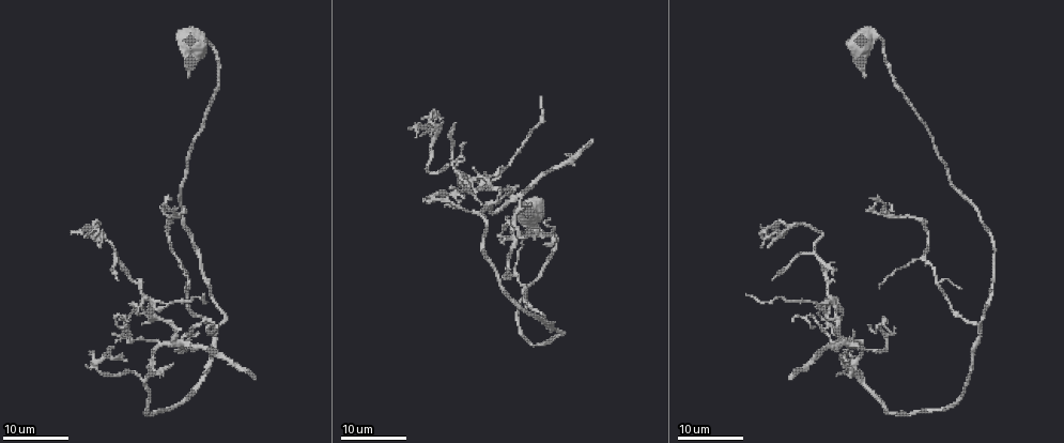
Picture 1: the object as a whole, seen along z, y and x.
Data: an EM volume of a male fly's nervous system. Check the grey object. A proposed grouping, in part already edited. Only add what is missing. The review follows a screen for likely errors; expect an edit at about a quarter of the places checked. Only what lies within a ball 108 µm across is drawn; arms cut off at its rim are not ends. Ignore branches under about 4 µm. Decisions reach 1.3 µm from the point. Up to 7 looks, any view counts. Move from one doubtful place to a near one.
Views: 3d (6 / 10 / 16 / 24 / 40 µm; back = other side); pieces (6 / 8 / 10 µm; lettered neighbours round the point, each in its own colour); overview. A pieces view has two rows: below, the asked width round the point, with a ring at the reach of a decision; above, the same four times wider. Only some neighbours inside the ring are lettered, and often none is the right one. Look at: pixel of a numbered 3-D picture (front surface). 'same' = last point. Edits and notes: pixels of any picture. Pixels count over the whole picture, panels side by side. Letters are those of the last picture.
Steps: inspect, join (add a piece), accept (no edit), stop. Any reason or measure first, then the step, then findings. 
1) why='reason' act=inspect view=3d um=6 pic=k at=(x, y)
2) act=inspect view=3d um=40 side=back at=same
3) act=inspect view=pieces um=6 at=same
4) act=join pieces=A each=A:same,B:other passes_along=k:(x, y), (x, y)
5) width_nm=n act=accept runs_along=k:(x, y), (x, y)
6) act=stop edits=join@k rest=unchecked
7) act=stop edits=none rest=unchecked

why='thin end' act=inspect view=3d um=24 pic=1 at=(171, 199)

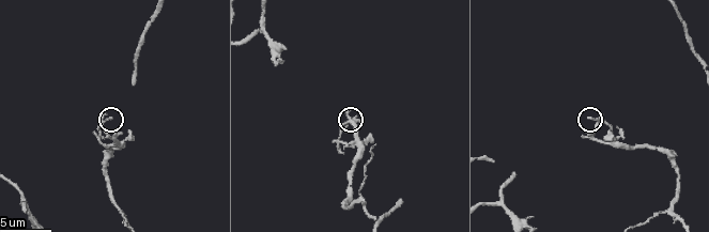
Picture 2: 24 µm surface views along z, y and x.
act=inspect view=pieces um=6 pic=2 at=(588, 116)

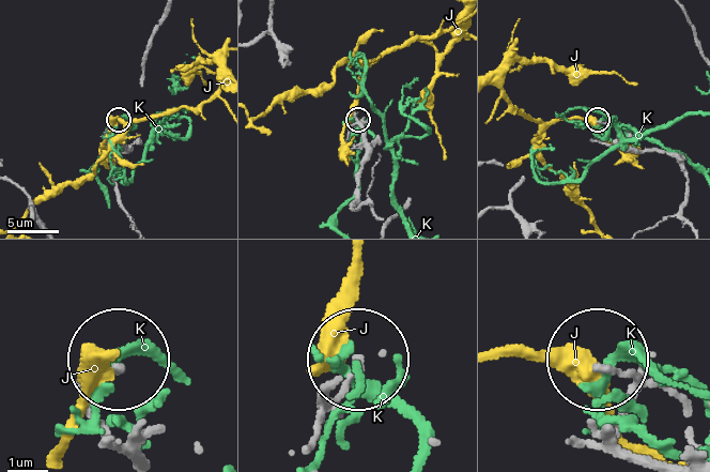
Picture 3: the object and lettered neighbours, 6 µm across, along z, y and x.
width_nm=150 act=accept each=J:other,K:other runs_along=3:(682, 213), (682, 165), (662, 152), (608, 146), (599, 121) found='none of them fits'

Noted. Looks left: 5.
why='tapers out' act=inspect view=3d um=16 pic=1 at=(205, 293)

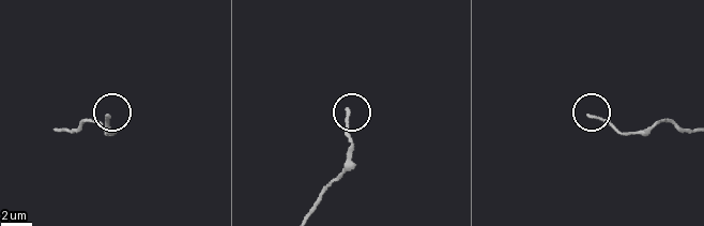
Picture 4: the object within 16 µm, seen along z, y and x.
act=inspect view=3d um=10 pic=4 at=(107, 115)

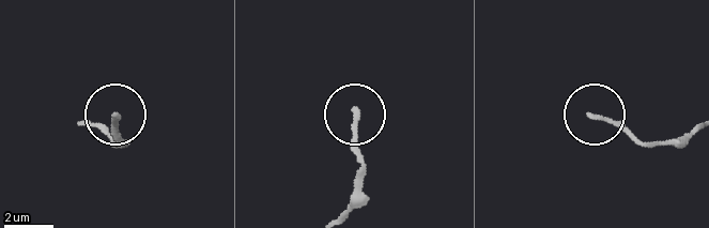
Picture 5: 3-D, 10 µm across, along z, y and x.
why='what lies round it' act=inspect view=pieces um=6 pic=5 at=(117, 116)

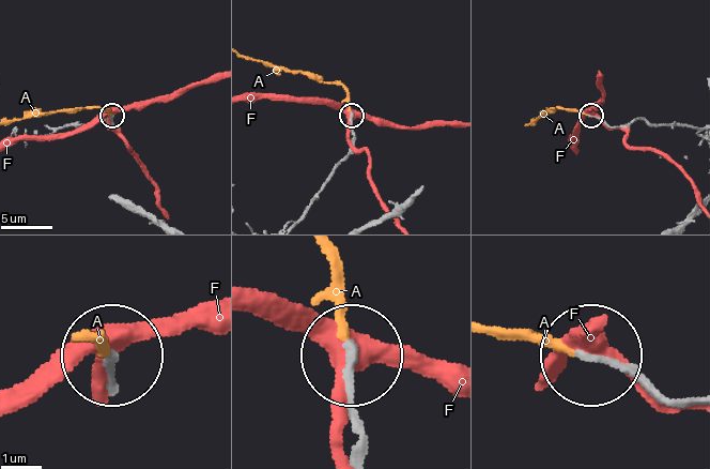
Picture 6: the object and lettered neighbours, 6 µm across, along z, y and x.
act=join pieces=A each=A:same,F:other passes_along=6:(687, 398), (649, 394), (588, 357), (496, 336) found='the cell continues'

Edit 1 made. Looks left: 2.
why='end of a long branch' act=inspect view=3d um=16 pic=1 at=(438, 113)

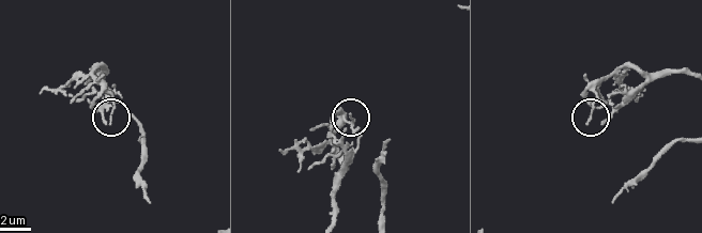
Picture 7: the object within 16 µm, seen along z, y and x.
act=inspect view=pieces um=8 pic=7 at=(350, 113)

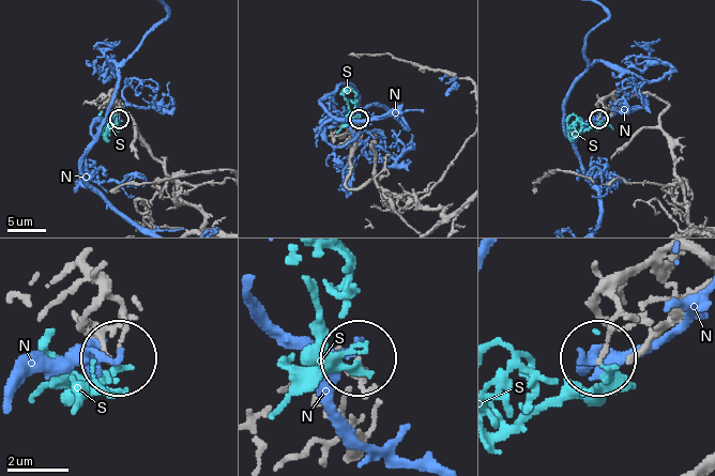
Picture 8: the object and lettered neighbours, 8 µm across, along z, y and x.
width_nm=120 act=accept each=N:other,S:other found='none of them fits'

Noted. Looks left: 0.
act=stop edits=join@6 rest=unchecked

